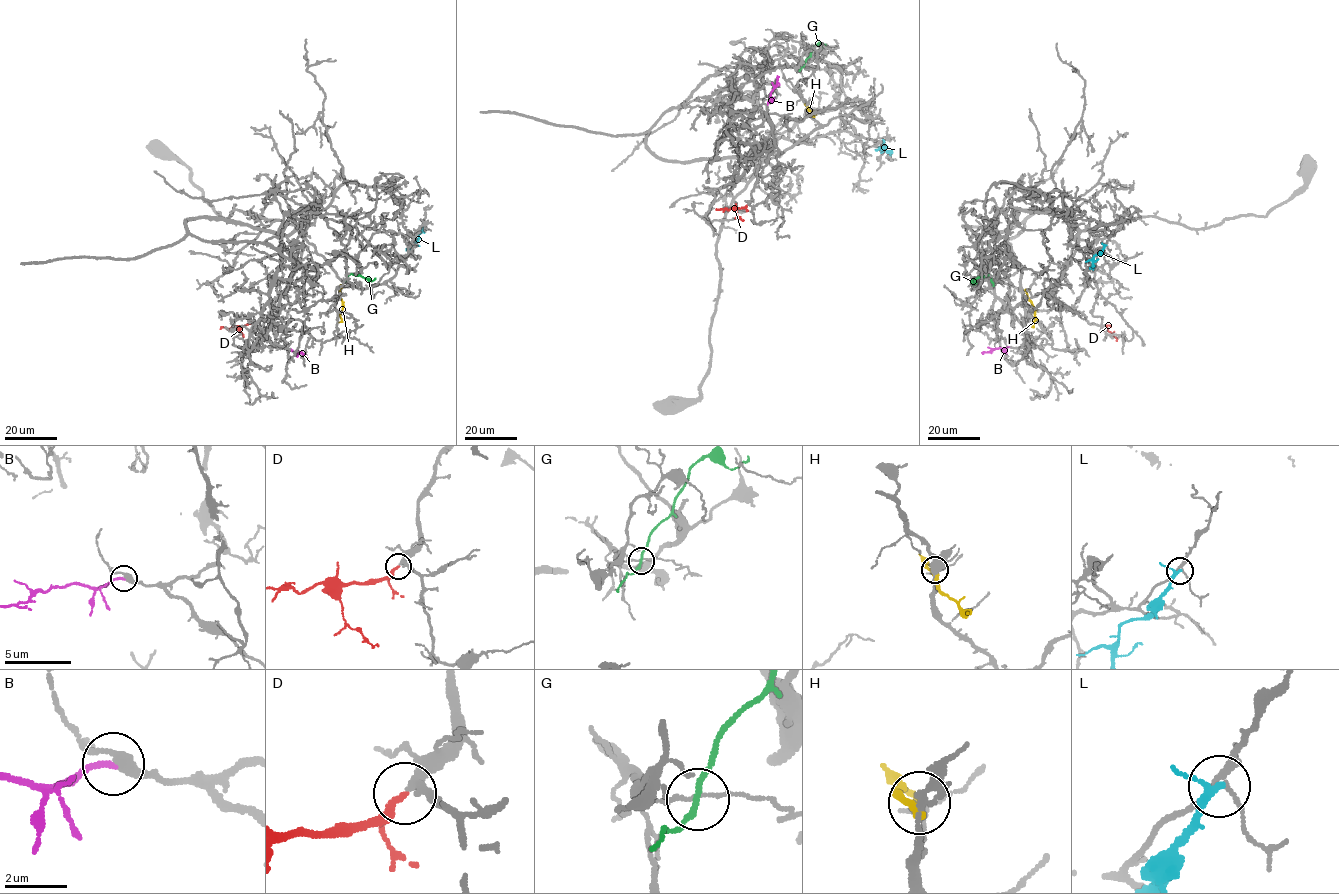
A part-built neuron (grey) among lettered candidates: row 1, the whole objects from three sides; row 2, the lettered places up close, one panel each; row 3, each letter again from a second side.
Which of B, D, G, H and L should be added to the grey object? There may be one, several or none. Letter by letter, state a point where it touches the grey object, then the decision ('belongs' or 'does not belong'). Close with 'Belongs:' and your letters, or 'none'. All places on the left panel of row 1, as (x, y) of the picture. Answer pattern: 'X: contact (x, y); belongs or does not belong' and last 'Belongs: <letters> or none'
B: contact (291, 349); belongs
D: contact (253, 322); belongs
G: contact (351, 273); does not belong
H: contact (342, 285); does not belong
L: contact (423, 222); does not belong
Belongs: B, D

